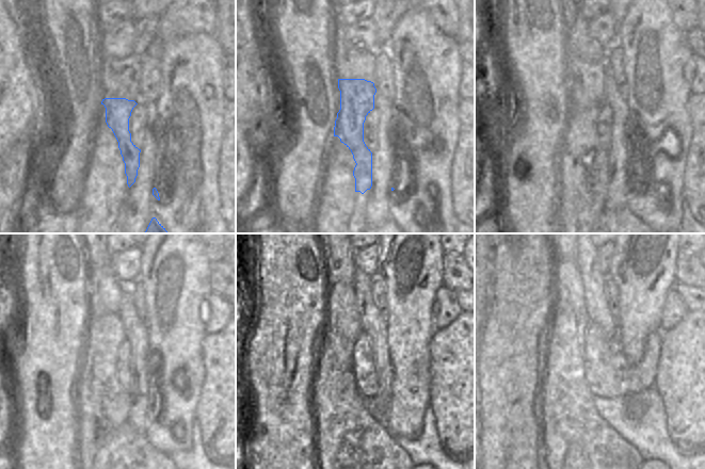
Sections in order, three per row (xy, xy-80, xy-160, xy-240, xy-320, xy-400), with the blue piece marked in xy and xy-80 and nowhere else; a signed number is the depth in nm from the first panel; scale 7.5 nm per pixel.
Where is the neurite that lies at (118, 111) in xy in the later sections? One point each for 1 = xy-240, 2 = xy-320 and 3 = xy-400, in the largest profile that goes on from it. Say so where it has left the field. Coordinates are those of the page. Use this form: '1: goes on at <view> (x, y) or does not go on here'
1: goes on at xy-240 (105, 288)
2: goes on at xy-320 (339, 255)
3: goes on at xy-400 (567, 255)

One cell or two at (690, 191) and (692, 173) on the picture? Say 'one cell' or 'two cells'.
one cell

